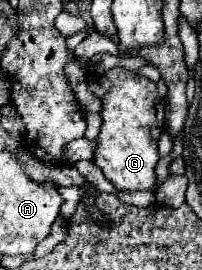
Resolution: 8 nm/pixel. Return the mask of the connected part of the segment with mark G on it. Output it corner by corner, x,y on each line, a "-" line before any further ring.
113,69
97,83
89,79
89,89
103,101
103,127
97,139
99,147
95,151
97,167
101,167
103,175
115,185
117,191
153,191
157,187
157,141
165,131
163,99
157,93
157,85
133,71

